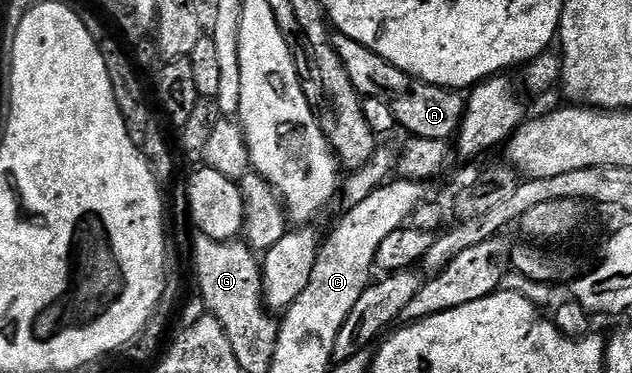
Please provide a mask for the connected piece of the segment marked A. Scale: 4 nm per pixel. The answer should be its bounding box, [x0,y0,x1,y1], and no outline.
[332,32,466,141]

